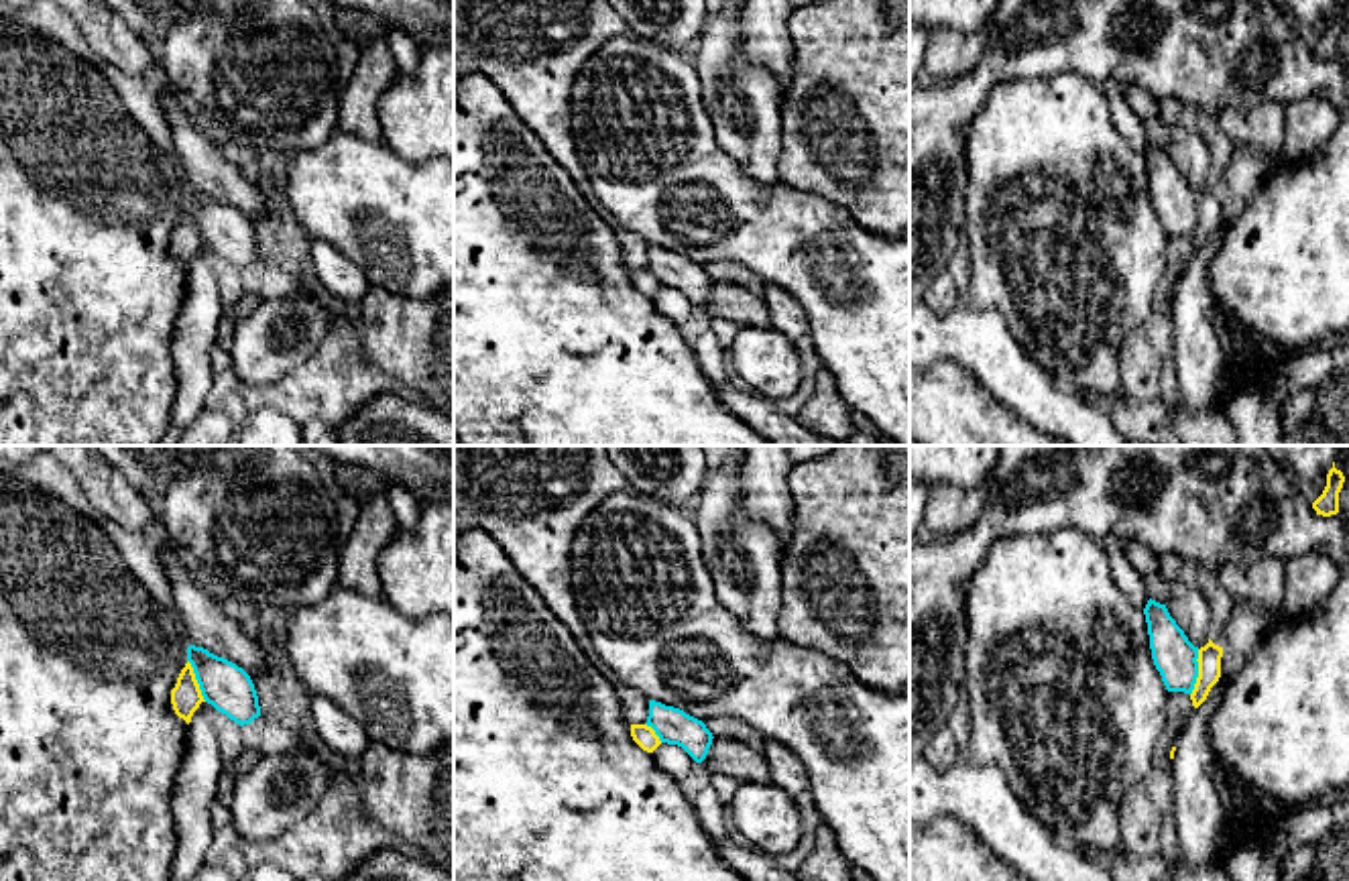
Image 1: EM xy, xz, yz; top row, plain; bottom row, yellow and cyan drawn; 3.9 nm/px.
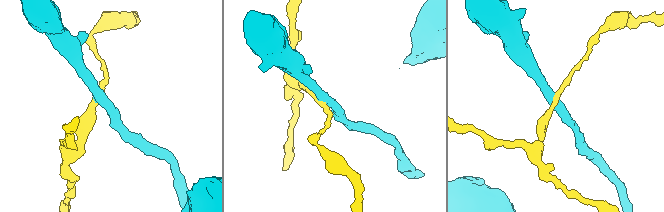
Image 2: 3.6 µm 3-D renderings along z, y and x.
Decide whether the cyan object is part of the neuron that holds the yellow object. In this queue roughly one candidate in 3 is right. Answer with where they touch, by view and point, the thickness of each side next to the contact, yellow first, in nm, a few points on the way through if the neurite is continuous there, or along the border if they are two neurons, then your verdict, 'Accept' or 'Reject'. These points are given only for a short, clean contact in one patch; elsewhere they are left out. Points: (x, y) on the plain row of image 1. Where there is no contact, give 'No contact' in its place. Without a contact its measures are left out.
Touches yellow at yz (1199, 216). Thickness 100 nm (yellow) against 170 nm. Boundary: yz (1199, 194), (1197, 226), (1191, 239). Reject

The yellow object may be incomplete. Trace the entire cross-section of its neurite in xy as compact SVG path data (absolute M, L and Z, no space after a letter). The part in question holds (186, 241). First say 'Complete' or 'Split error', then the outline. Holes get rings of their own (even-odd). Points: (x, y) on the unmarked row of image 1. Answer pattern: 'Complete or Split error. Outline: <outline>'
Complete. Outline: M187 205L177 222L175 232L171 234L173 254L179 262L183 262L189 269L193 256L199 252L201 246L206 244L195 224L193 212Z

